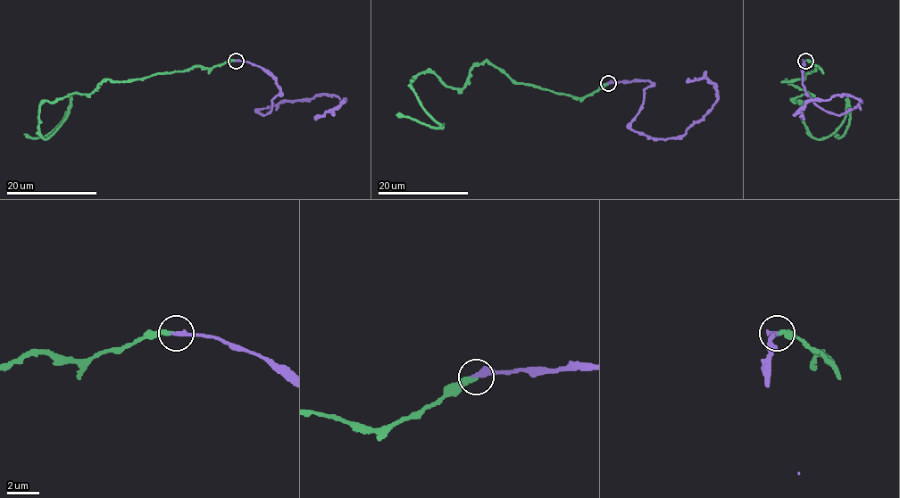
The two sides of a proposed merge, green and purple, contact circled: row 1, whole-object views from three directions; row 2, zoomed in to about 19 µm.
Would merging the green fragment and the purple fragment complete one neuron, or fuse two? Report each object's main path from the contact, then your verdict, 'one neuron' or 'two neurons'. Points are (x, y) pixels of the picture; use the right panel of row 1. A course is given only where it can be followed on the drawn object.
green via (804, 61), (820, 68), (783, 81), (811, 94), (795, 101), (813, 137), (850, 115), (837, 134) | purple via (804, 61), (804, 91), (824, 109), (840, 115), (861, 101), (845, 95), (809, 100), (800, 108), (804, 120) | one neuron

